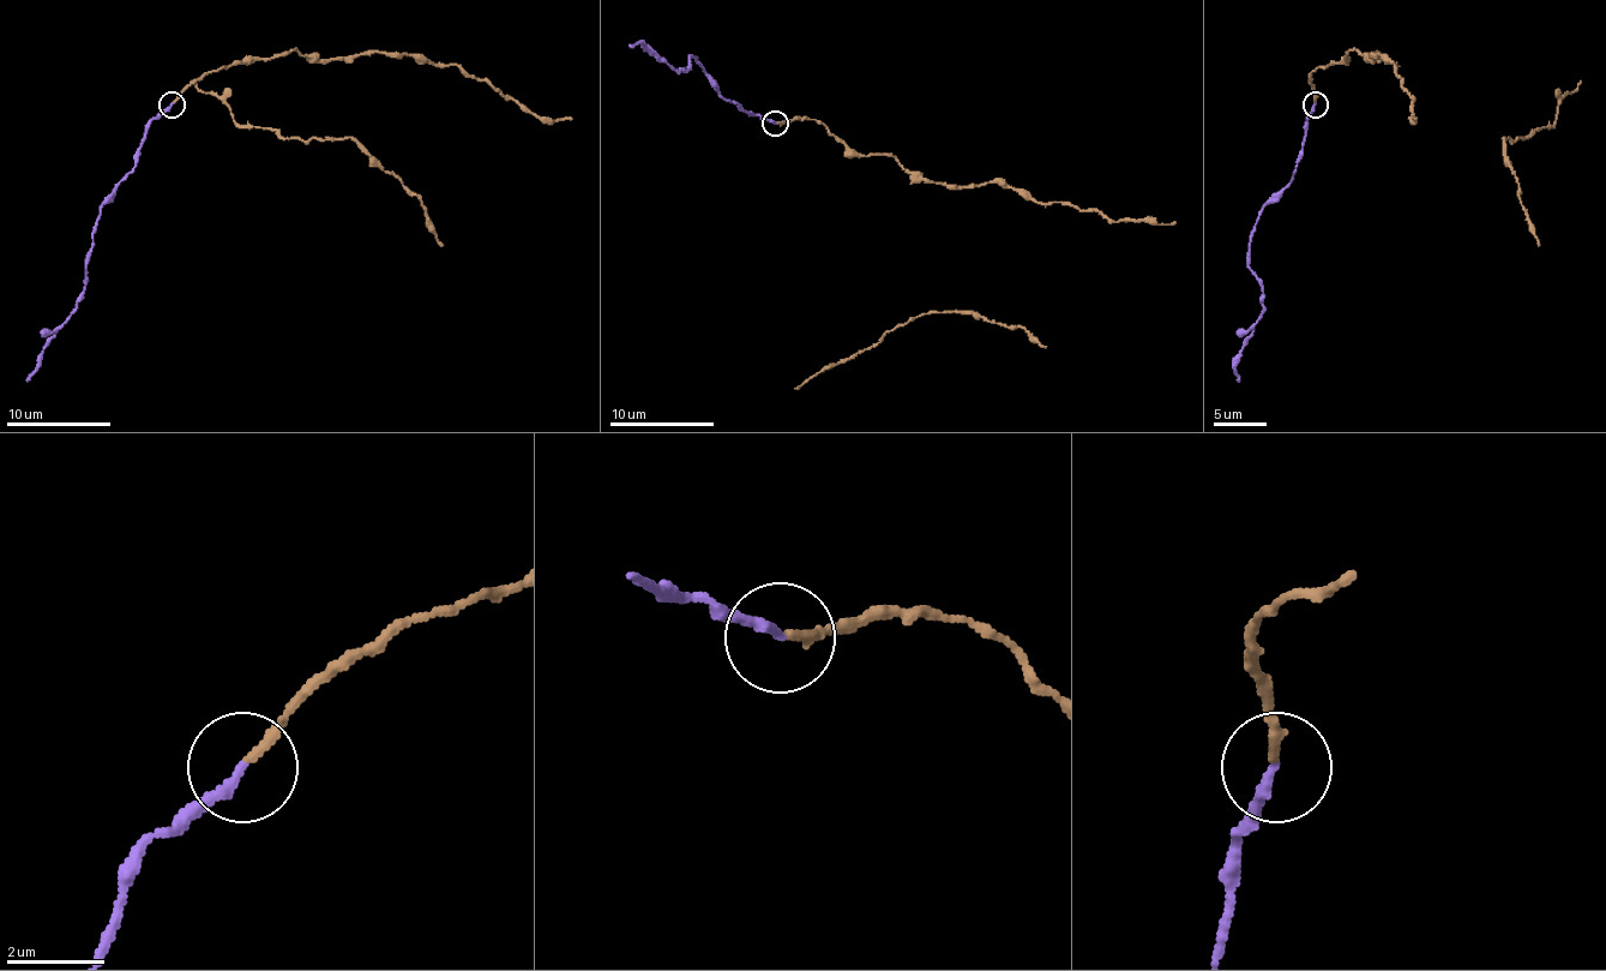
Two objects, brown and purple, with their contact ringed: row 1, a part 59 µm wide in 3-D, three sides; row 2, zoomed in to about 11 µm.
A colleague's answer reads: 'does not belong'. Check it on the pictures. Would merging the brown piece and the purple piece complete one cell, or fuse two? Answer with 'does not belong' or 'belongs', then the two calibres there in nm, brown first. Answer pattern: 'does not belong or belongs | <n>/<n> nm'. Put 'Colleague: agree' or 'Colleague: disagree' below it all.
belongs | 190/200 nm
Colleague: disagree

